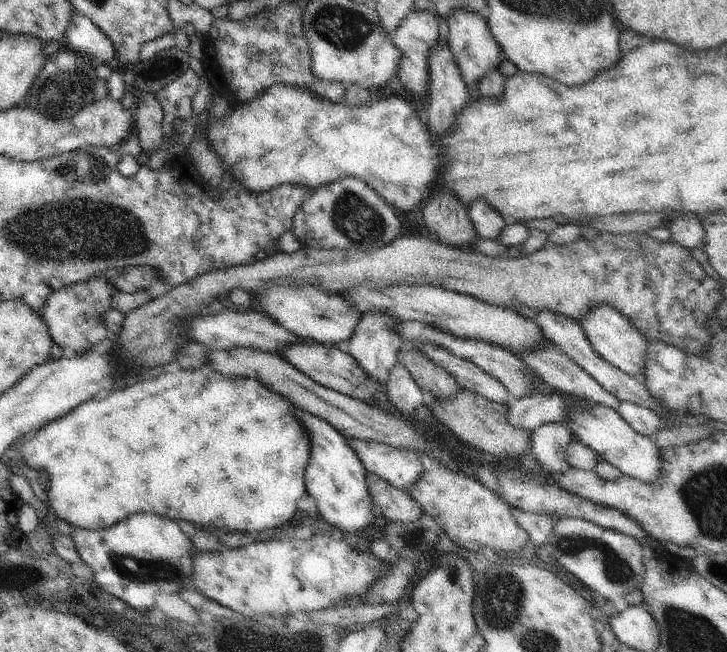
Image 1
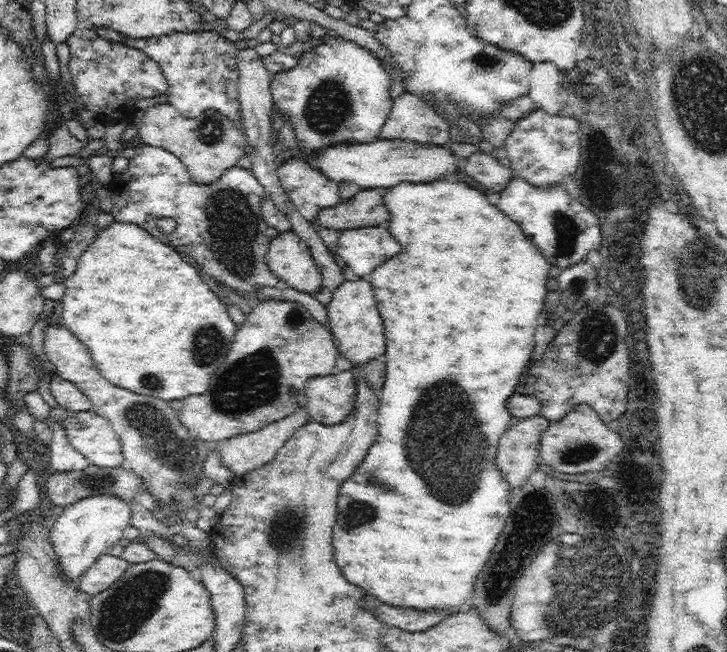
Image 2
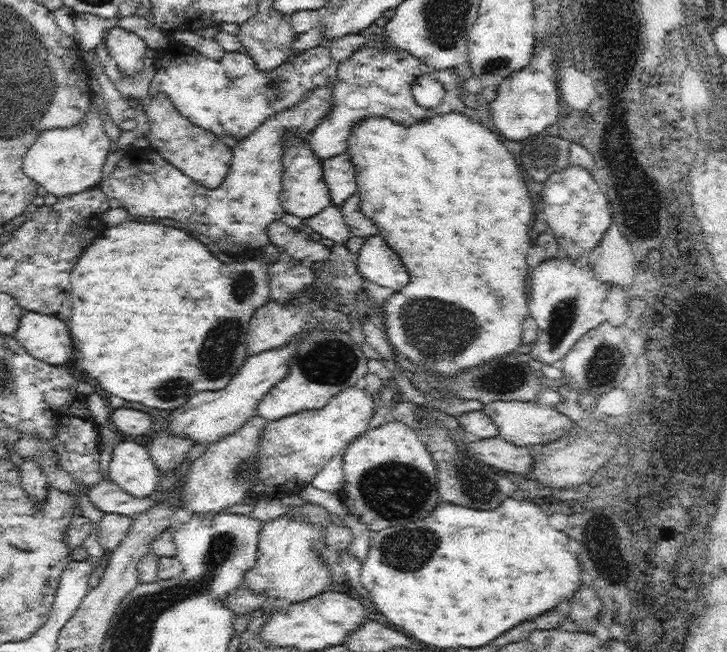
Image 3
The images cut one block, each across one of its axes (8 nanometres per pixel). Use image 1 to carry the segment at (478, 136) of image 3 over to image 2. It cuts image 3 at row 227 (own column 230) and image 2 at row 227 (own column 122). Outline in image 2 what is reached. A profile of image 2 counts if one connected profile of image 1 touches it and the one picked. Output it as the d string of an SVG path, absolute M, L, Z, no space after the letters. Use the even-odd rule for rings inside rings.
M446 178L432 182L402 182L385 192L384 205L390 215L390 230L394 240L402 244L398 256L390 258L386 264L371 272L371 285L374 290L377 309L383 318L386 337L386 352L383 358L386 365L384 384L379 391L377 418L377 438L368 448L366 458L350 478L340 486L338 496L338 522L334 526L334 558L342 568L342 574L352 584L374 594L378 600L394 606L406 606L416 610L446 610L458 612L458 608L470 598L474 590L474 580L478 572L486 566L490 550L496 546L510 514L508 496L512 488L500 469L496 469L497 446L500 436L510 428L516 418L507 409L507 400L514 393L522 370L530 360L530 336L534 348L534 330L538 326L538 316L544 310L544 298L548 294L546 282L551 264L544 253L530 239L522 234L519 224L504 216L496 206L484 206L486 198L478 190L464 182L450 182Z

